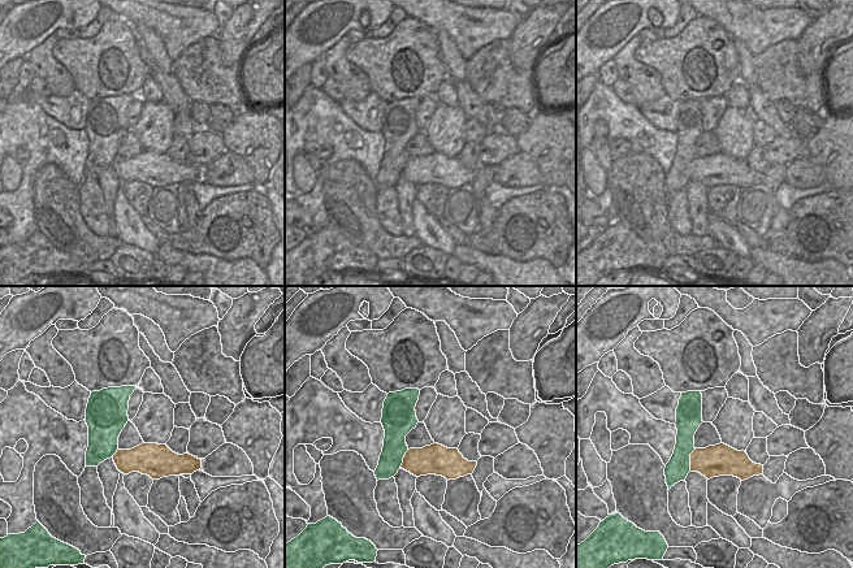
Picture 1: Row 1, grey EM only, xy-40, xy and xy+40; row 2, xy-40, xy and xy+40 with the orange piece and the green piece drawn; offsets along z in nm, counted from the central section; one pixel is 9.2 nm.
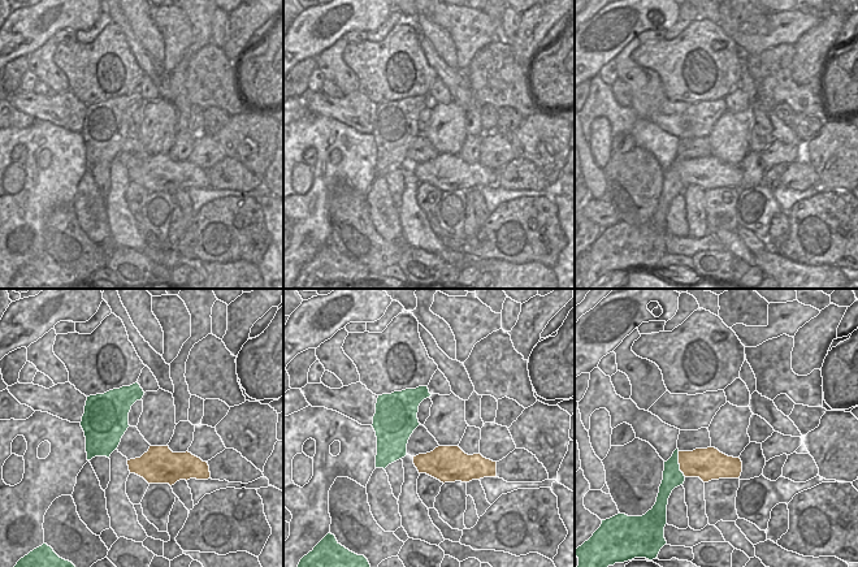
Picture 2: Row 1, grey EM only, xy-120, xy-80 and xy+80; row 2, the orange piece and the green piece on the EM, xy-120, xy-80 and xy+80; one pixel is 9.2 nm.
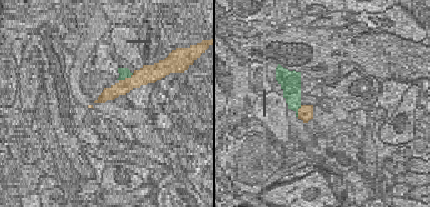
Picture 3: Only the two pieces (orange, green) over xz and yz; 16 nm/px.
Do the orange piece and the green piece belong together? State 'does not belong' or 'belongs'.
does not belong

